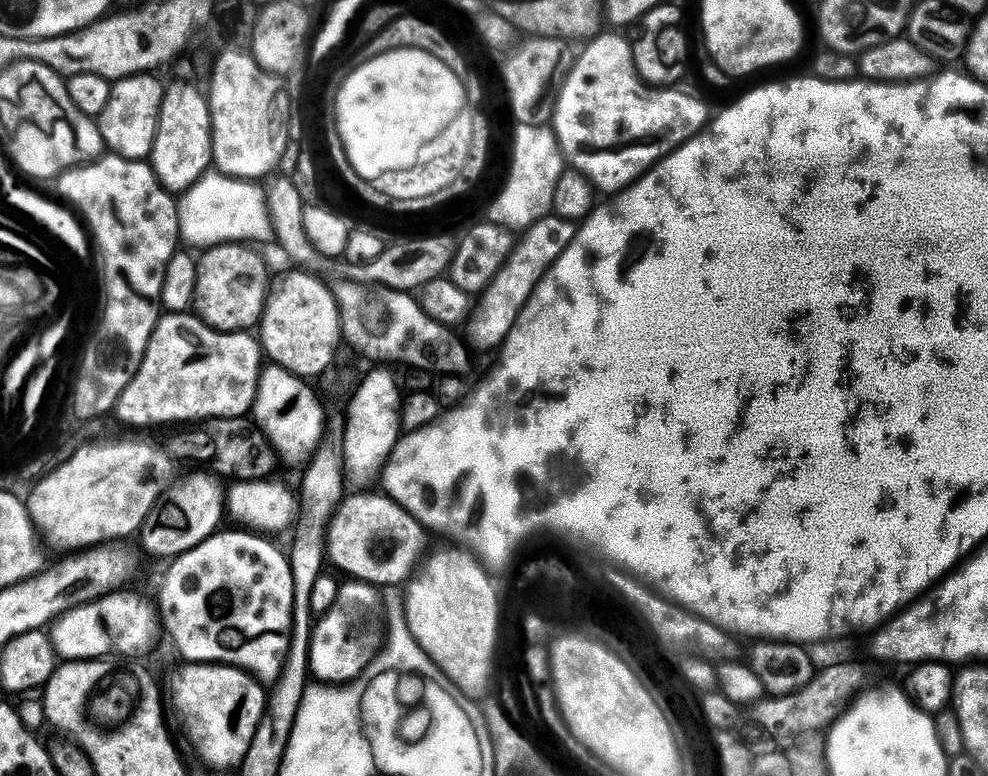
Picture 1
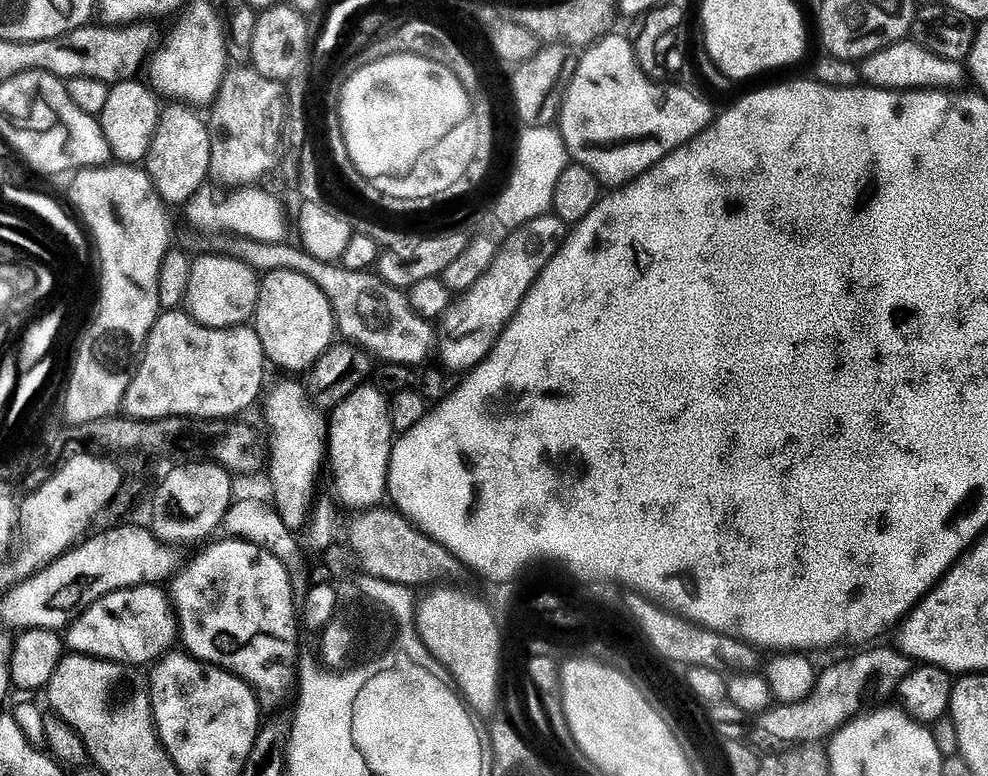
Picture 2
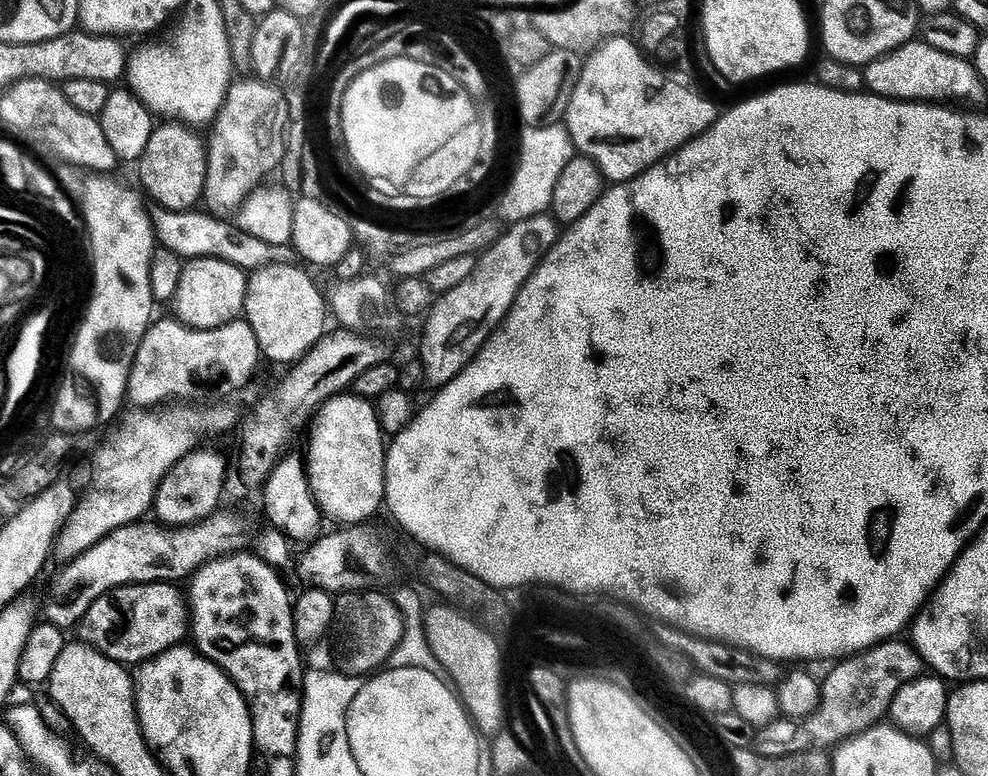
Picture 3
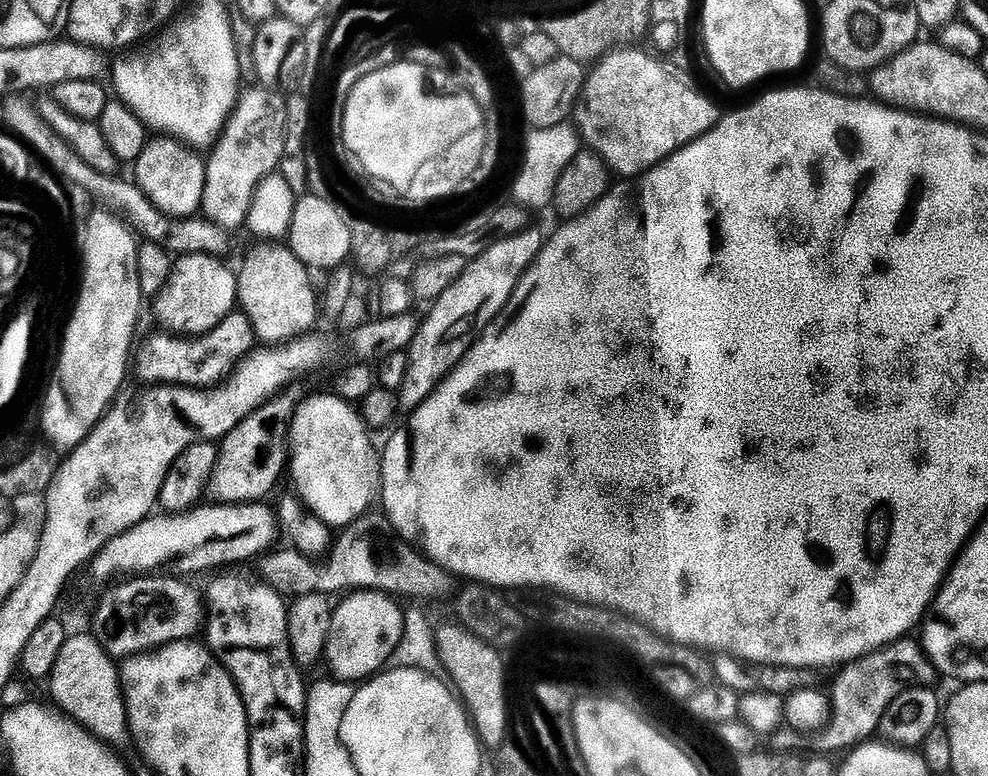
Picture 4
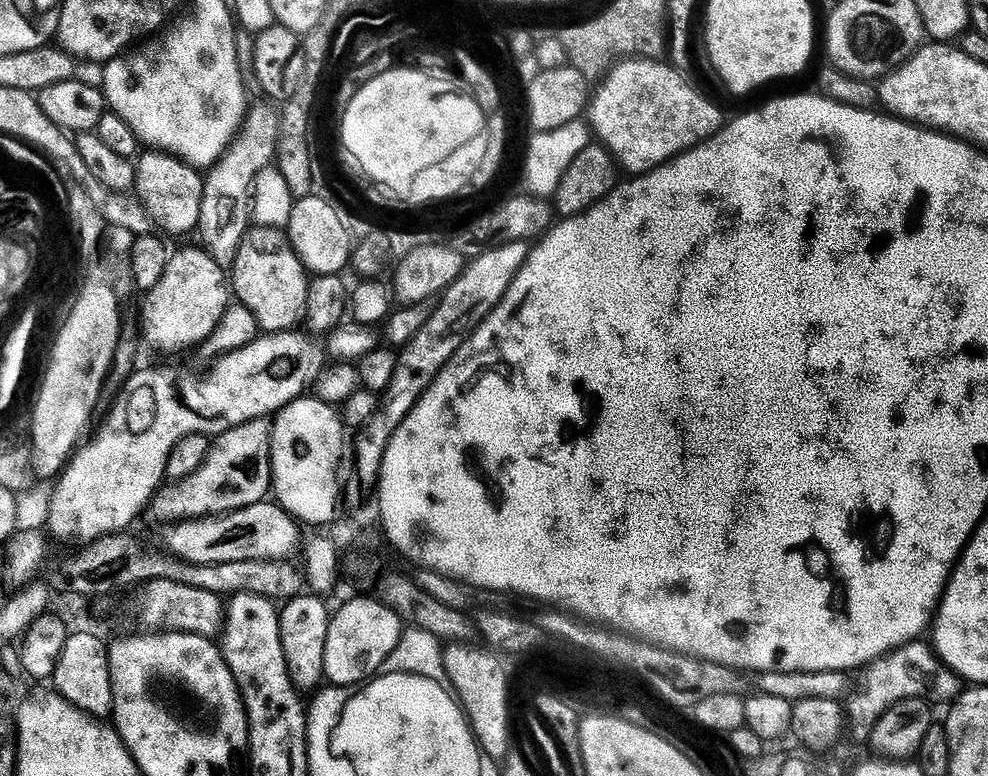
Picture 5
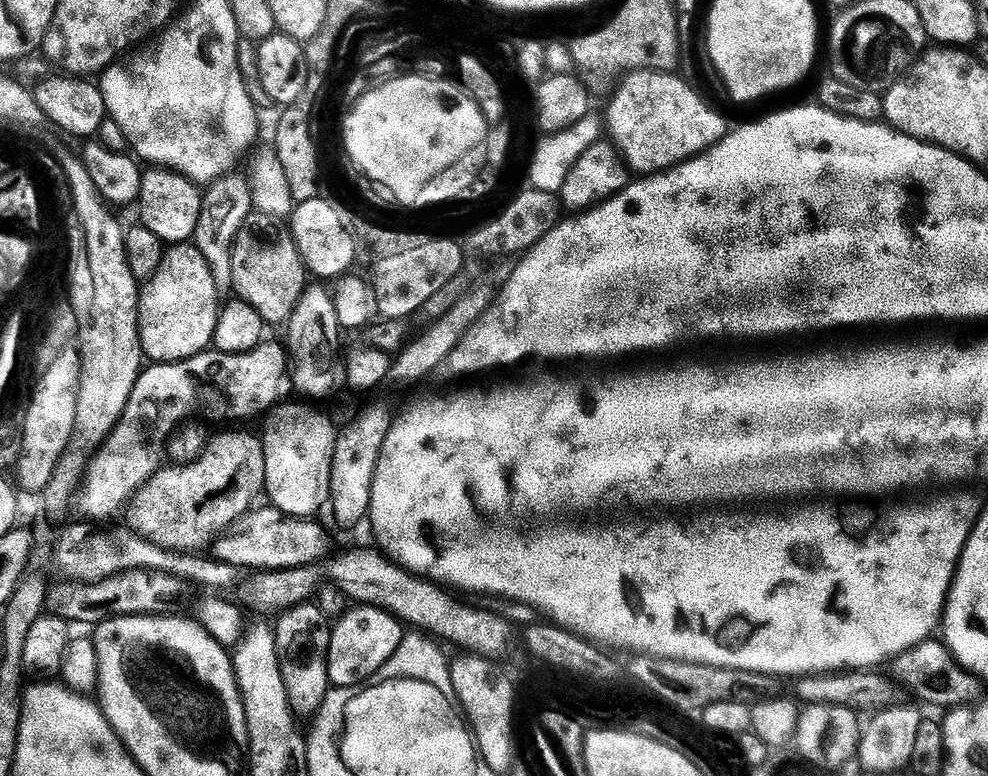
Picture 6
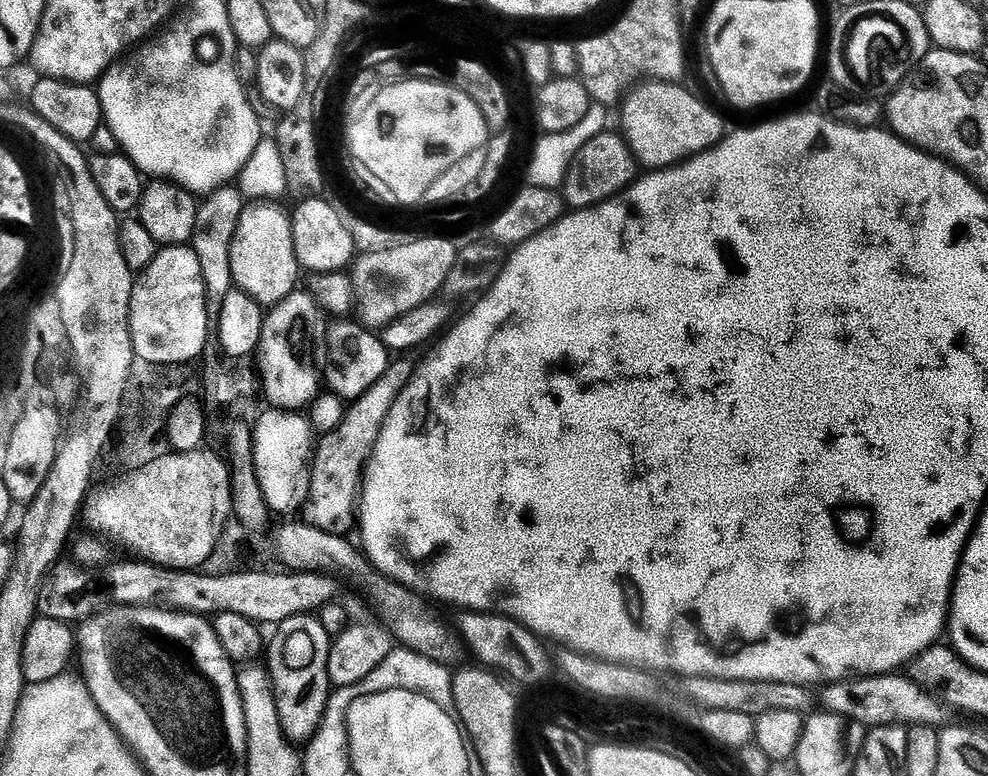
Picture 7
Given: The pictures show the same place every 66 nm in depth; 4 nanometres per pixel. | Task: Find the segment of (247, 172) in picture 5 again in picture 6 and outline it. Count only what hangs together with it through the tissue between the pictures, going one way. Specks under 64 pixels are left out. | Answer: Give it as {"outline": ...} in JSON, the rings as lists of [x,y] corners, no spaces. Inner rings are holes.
{"outline":[[[228,174],[207,185],[203,193],[202,214],[198,218],[194,243],[202,250],[202,258],[206,258],[206,266],[210,266],[210,274],[214,276],[214,286],[221,294],[233,291],[234,262],[232,248],[236,245],[236,235],[244,229],[248,217],[253,215],[252,191],[248,188],[248,180],[239,180],[236,174]]]}

